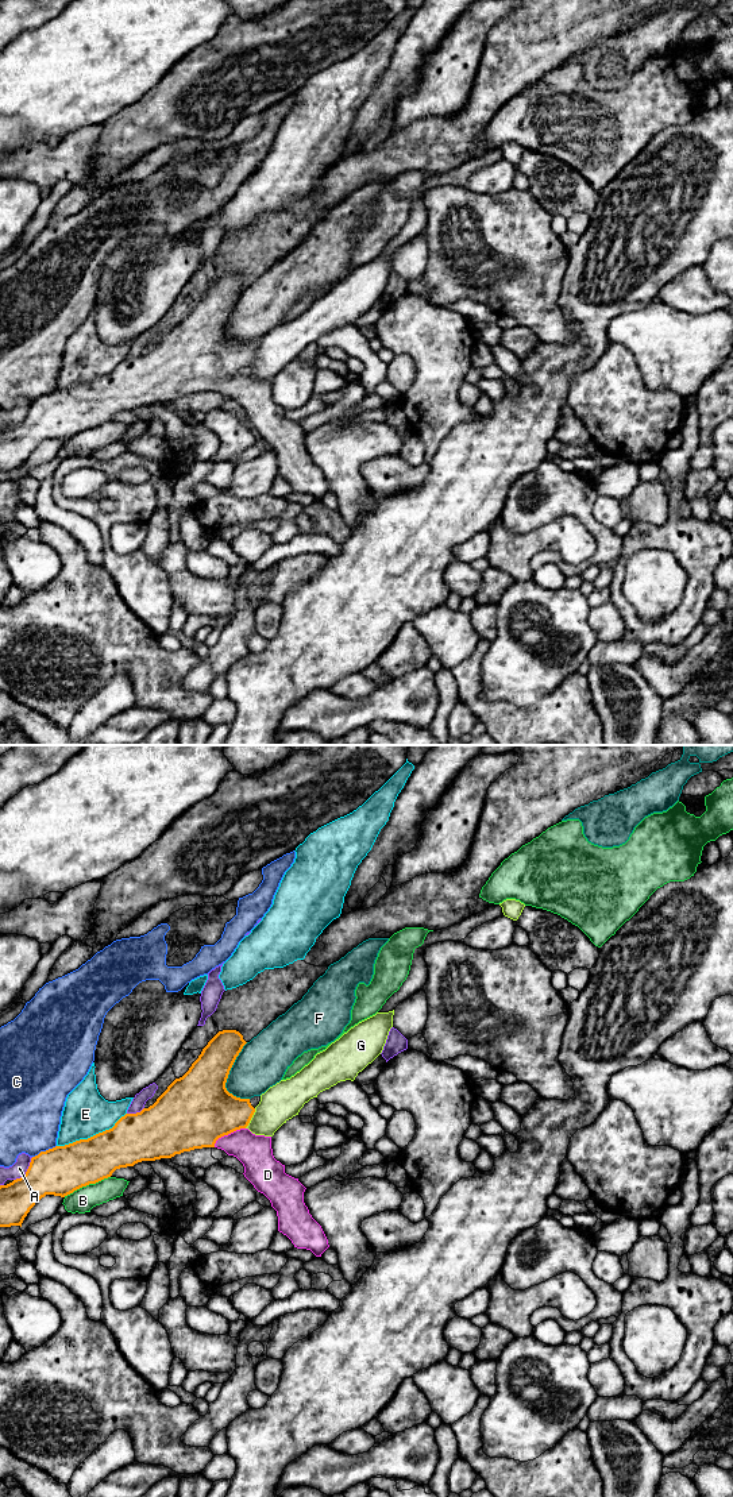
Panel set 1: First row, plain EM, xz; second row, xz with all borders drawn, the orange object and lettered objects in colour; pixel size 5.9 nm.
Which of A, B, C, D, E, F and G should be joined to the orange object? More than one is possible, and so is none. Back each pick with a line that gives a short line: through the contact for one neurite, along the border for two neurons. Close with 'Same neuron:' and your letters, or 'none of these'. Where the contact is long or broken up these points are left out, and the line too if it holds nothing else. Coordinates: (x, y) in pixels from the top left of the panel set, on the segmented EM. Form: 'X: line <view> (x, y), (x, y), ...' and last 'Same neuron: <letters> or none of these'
D: line xz (196, 1110), (227, 1134), (254, 1152)
Same neuron: D

